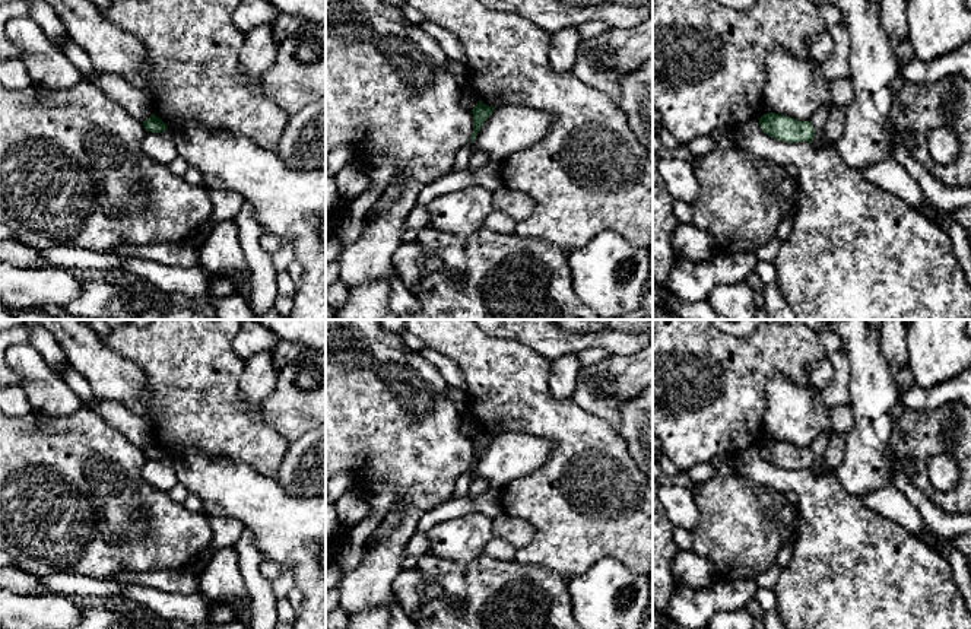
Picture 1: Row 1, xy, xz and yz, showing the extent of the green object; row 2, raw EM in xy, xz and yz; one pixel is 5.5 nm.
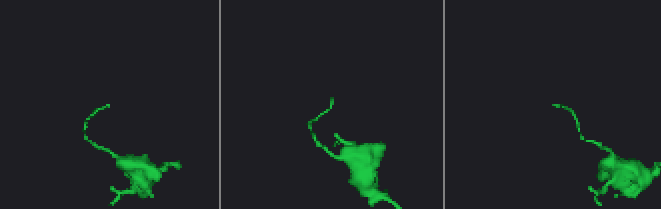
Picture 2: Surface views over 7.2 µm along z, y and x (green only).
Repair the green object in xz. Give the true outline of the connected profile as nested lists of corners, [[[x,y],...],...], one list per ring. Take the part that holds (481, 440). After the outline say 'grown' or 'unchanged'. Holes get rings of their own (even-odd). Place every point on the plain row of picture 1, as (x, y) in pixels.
[[[479,428],[479,431],[472,436],[473,451],[475,451],[472,468],[476,467],[476,463],[479,461],[483,449],[491,444],[494,436],[495,436],[494,433],[489,433],[489,432],[483,431],[482,428]]]; unchanged

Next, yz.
[[[775,439],[761,444],[759,454],[768,463],[786,470],[812,470],[815,466],[815,455],[810,448],[800,448]]]; unchanged

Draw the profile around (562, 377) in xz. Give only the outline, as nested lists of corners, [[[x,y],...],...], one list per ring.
[[[567,353],[550,360],[549,391],[556,398],[571,400],[581,369],[578,353]]]

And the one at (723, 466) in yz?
[[[714,457],[710,464],[715,468],[717,474],[730,476],[734,473],[734,464],[727,457]]]

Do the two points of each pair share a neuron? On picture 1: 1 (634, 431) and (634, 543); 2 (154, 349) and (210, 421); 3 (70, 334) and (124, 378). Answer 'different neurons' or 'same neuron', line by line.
1: different neurons
2: same neuron
3: same neuron

